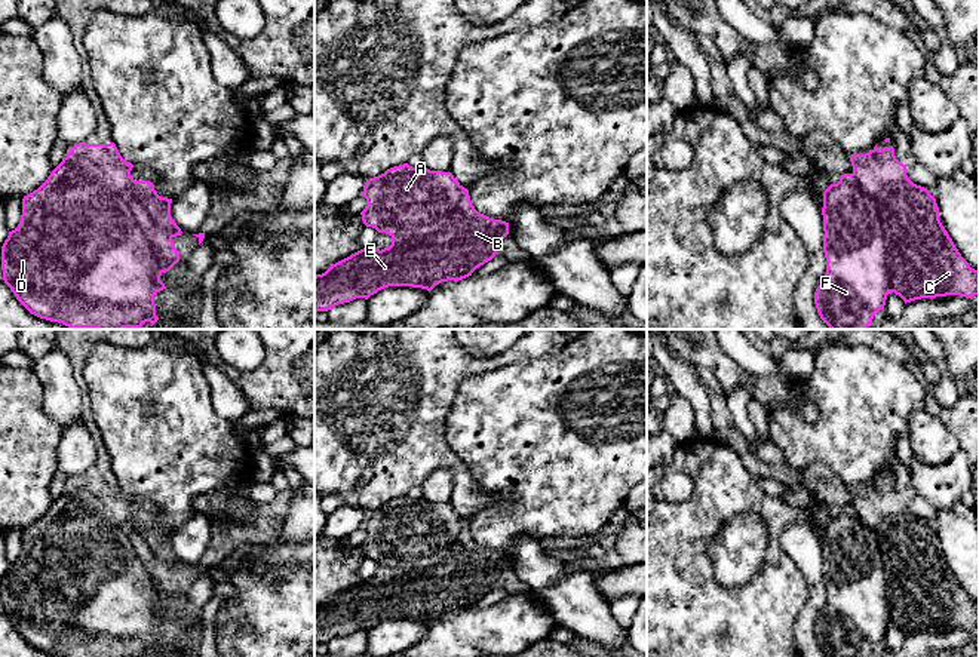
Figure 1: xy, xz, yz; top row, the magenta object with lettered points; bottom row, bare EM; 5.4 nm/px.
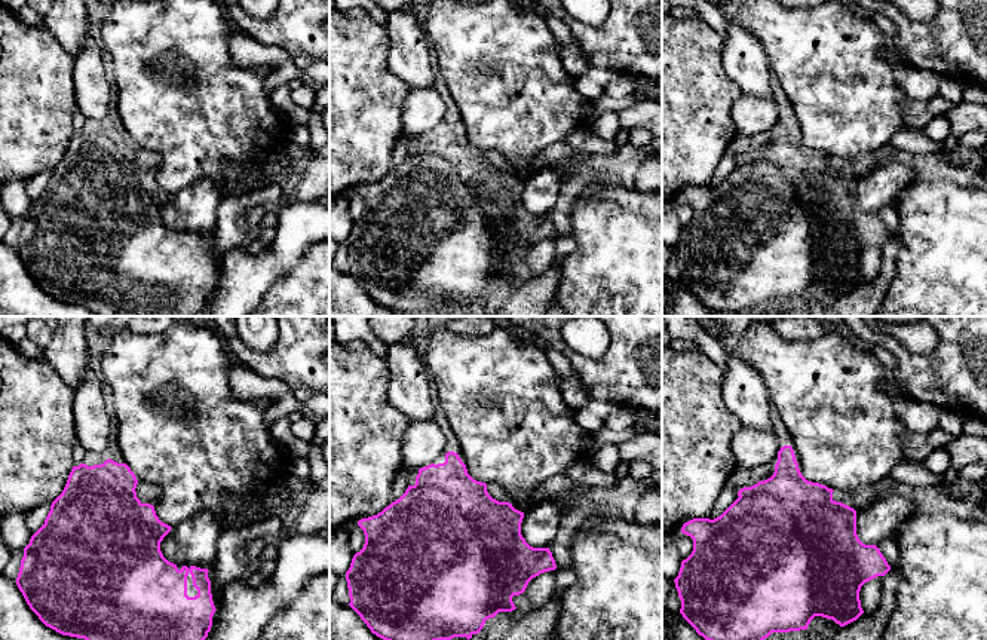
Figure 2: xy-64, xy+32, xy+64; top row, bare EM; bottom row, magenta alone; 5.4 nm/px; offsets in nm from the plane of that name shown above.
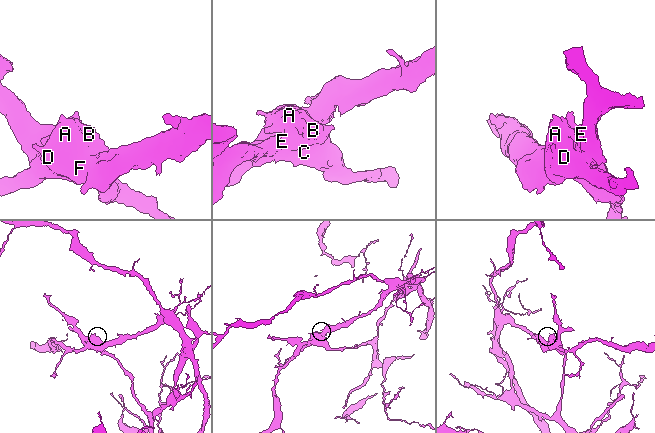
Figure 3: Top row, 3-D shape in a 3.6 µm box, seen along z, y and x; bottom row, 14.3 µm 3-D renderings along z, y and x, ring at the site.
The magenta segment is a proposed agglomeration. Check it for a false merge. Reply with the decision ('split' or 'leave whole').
split

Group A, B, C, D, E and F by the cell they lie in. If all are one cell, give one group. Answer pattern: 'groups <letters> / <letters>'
groups A D F / B C E

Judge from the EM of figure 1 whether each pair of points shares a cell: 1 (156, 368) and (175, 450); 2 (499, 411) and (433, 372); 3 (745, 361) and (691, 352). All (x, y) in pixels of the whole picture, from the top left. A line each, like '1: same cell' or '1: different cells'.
1: same cell
2: different cells
3: different cells

